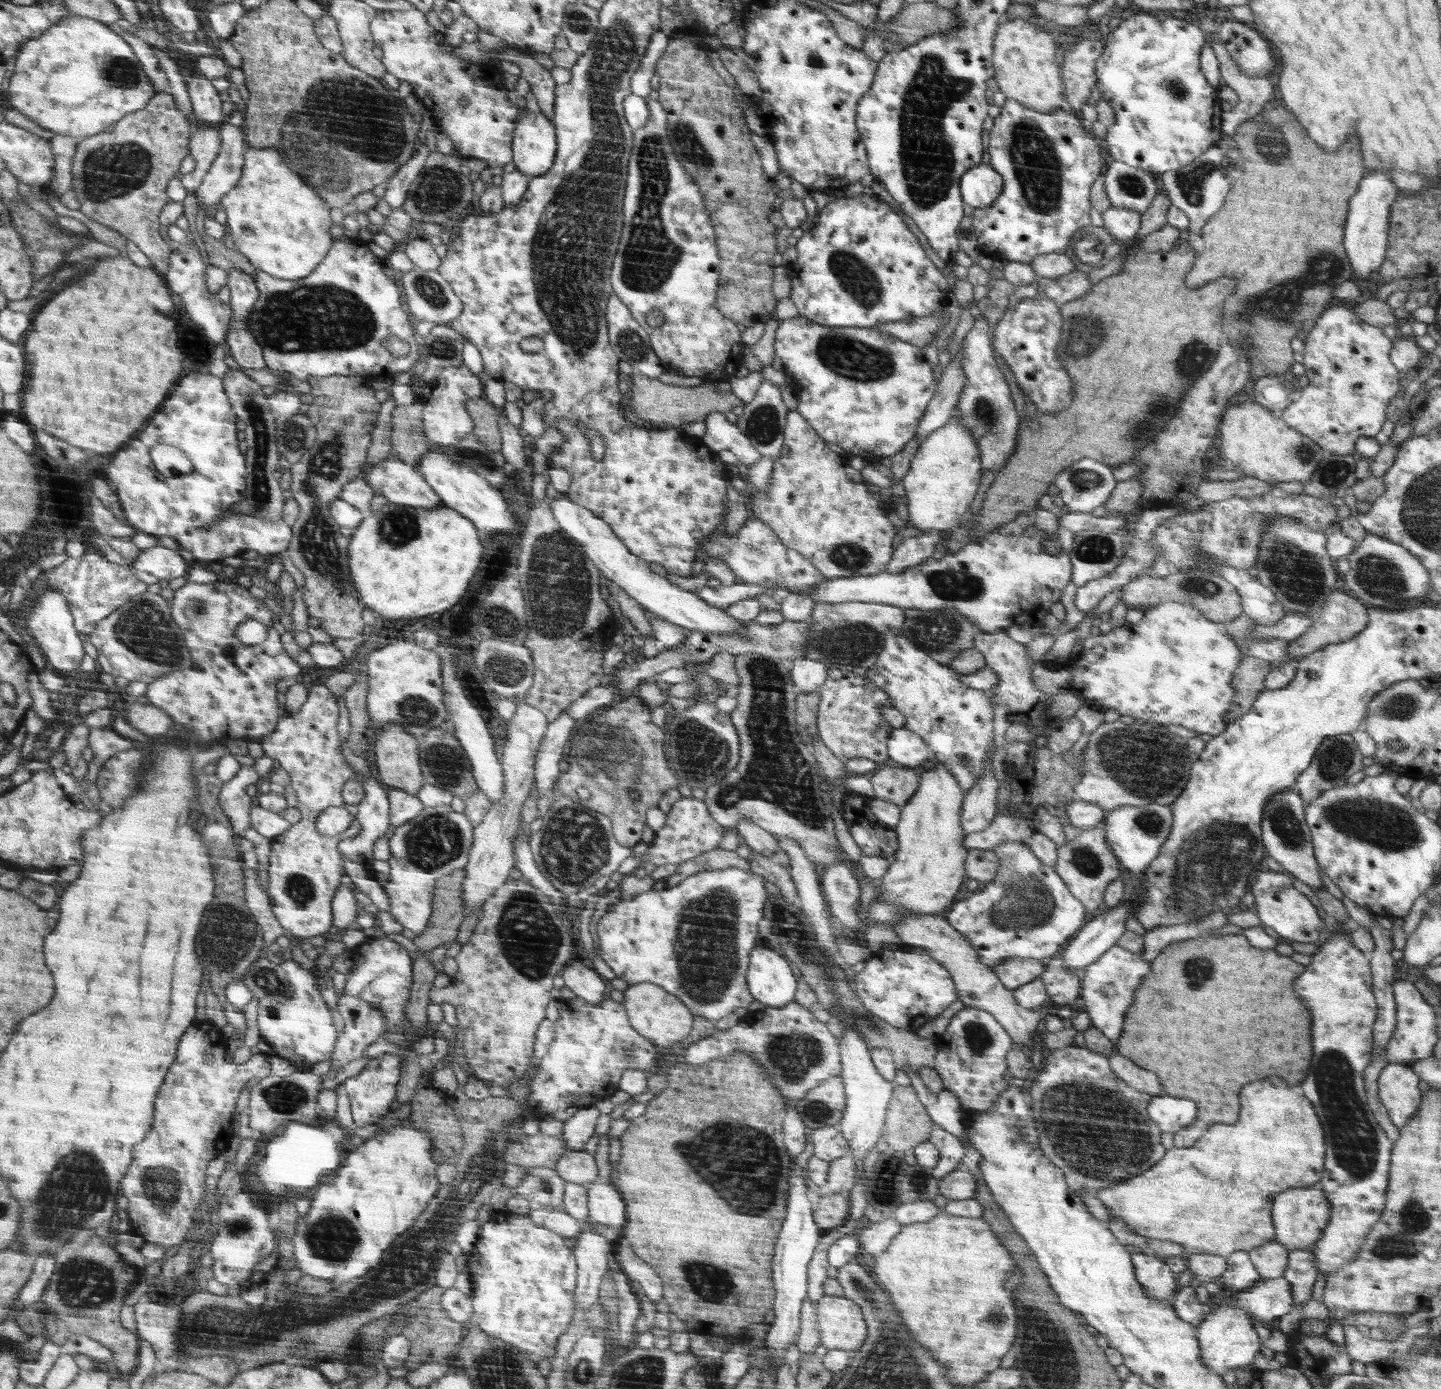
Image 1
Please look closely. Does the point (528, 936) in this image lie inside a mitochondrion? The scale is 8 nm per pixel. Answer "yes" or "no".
yes

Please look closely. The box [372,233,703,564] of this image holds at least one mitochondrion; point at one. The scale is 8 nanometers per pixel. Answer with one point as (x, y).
(399, 527)

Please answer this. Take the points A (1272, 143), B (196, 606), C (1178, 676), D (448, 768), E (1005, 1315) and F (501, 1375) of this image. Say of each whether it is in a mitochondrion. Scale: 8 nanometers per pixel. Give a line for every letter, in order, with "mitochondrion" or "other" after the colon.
A: mitochondrion
B: mitochondrion
C: other
D: mitochondrion
E: mitochondrion
F: mitochondrion

